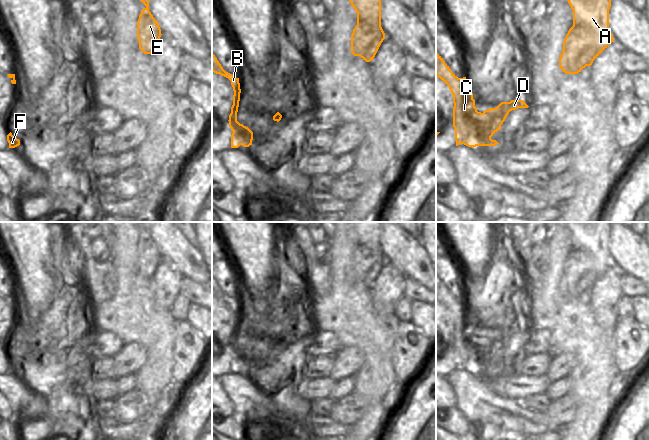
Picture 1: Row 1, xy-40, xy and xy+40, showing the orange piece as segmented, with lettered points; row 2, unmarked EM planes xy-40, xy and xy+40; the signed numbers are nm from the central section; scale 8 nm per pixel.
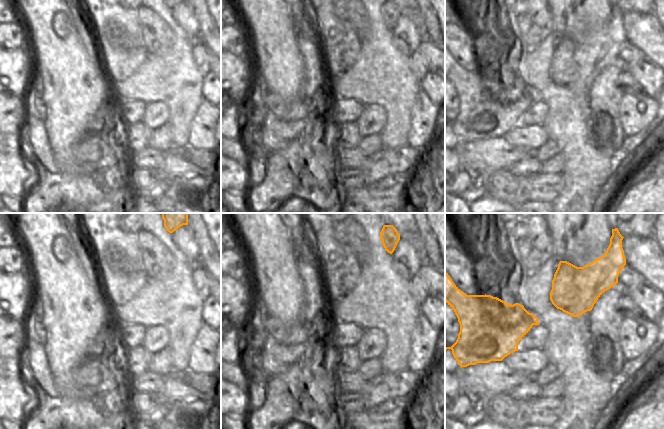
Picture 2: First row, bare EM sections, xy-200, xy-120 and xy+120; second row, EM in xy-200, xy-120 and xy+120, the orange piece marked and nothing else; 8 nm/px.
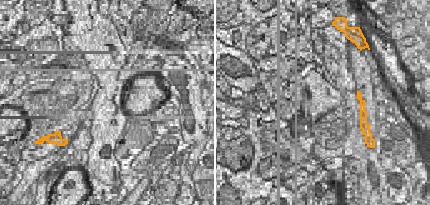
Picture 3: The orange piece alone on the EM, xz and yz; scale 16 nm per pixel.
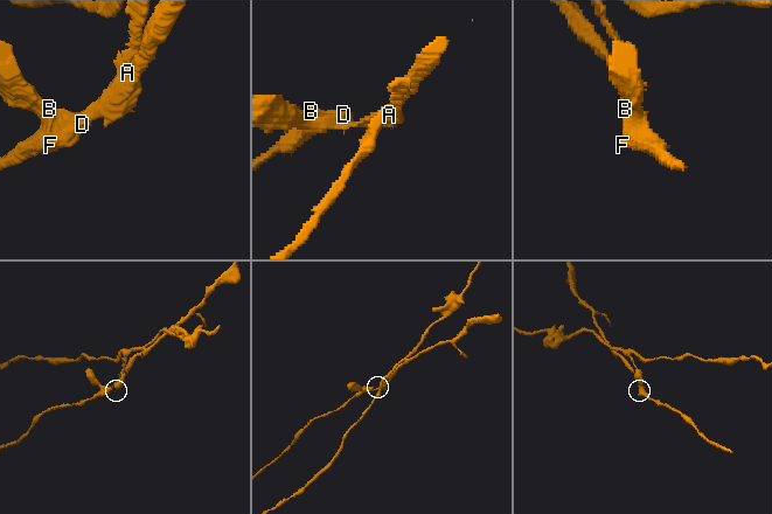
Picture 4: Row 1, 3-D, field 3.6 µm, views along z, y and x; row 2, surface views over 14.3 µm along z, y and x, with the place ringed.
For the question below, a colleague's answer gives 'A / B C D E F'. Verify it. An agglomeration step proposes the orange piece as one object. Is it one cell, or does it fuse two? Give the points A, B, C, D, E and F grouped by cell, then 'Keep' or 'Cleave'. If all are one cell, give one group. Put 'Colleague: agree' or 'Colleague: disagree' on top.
Colleague: agree
Groups: A / B C D E F. Cleave

